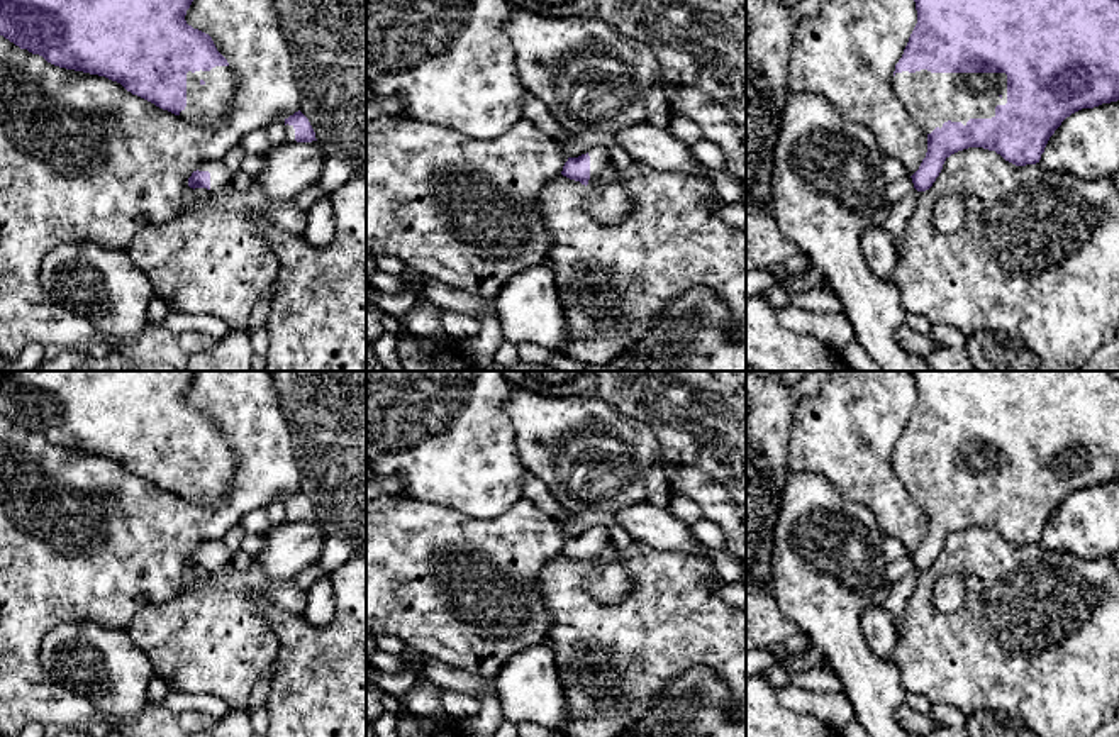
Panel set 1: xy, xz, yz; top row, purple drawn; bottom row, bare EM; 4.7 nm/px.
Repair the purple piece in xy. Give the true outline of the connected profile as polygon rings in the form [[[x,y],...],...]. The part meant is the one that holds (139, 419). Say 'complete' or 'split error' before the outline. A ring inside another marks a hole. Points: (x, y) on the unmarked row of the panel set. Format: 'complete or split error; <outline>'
split error; [[[5,371],[0,415],[47,442],[105,456],[185,500],[214,507],[231,488],[236,454],[212,417],[186,403],[197,371]]]

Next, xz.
split error; [[[593,525],[587,534],[578,537],[568,537],[563,546],[561,554],[580,561],[582,564],[590,564],[598,557],[605,556],[609,551],[609,527]]]

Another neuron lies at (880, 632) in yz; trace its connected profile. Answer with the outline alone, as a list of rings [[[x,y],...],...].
[[[868,605],[865,608],[861,613],[861,630],[870,651],[882,659],[890,659],[900,635],[894,618],[882,605]]]

